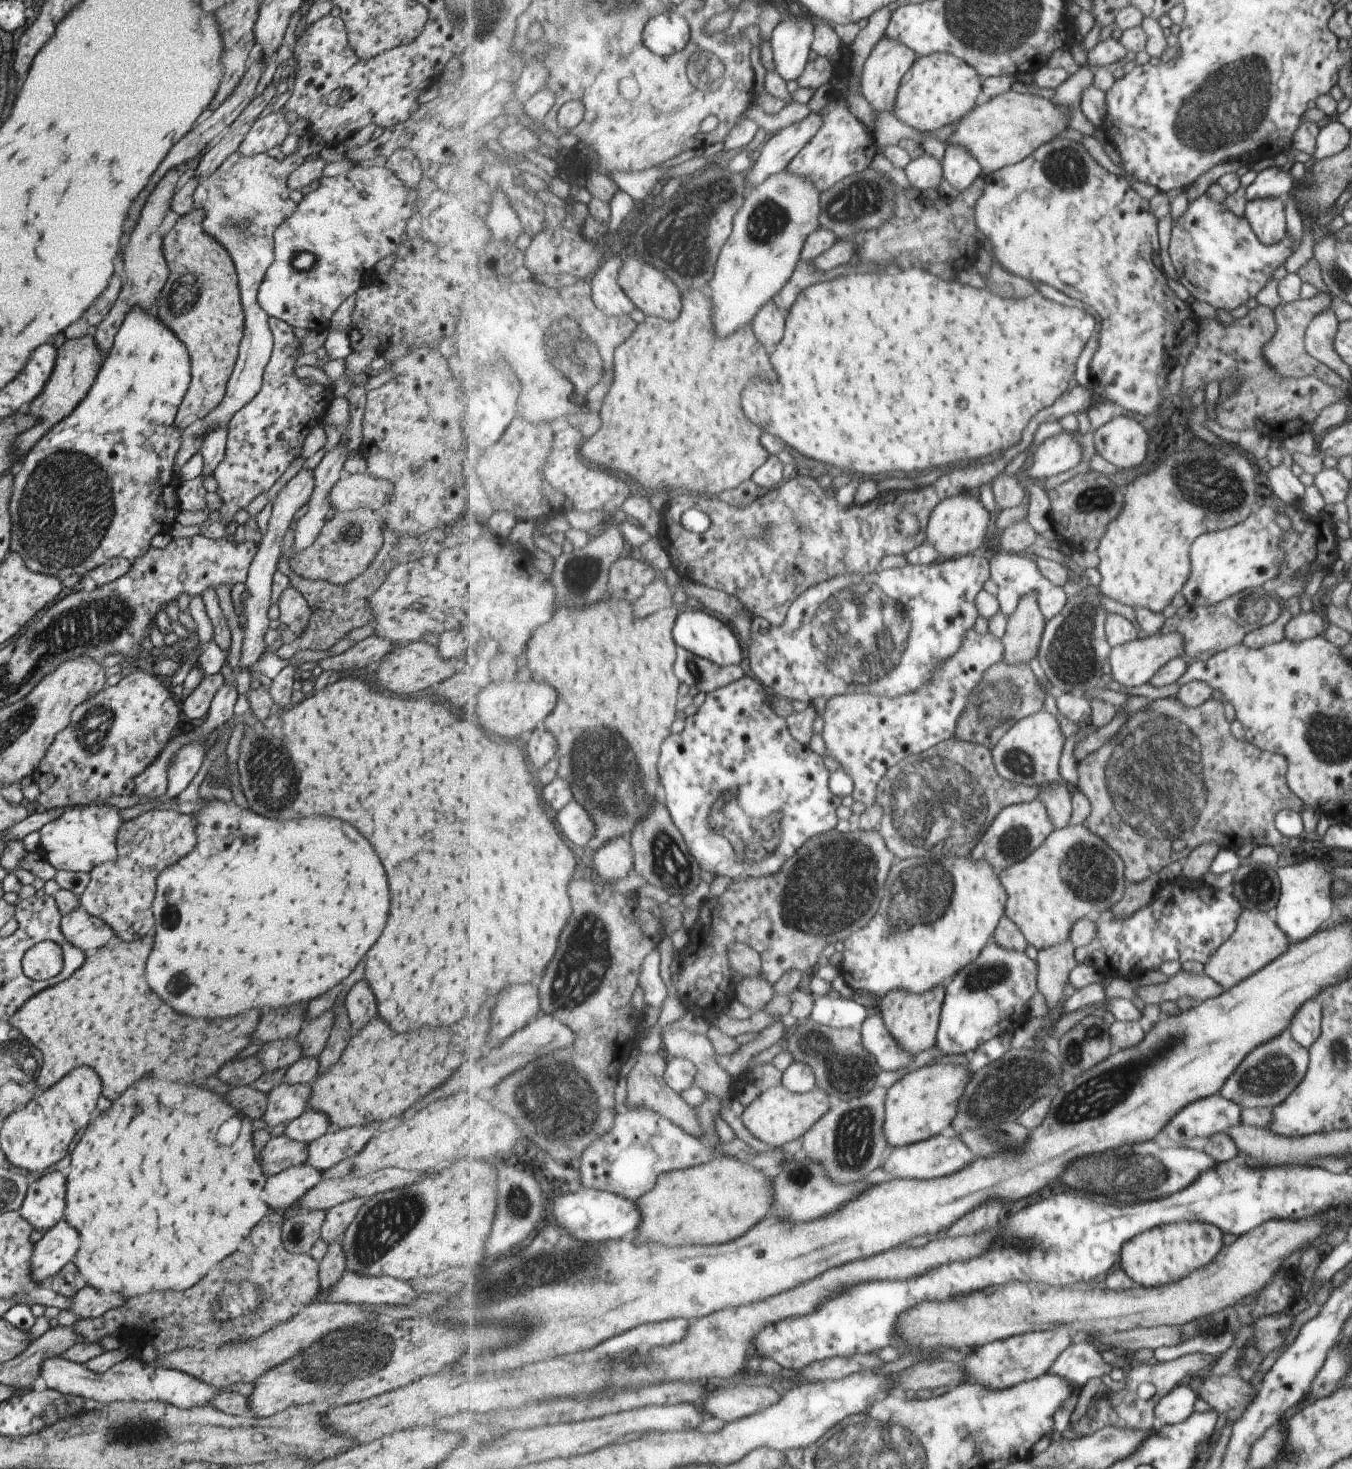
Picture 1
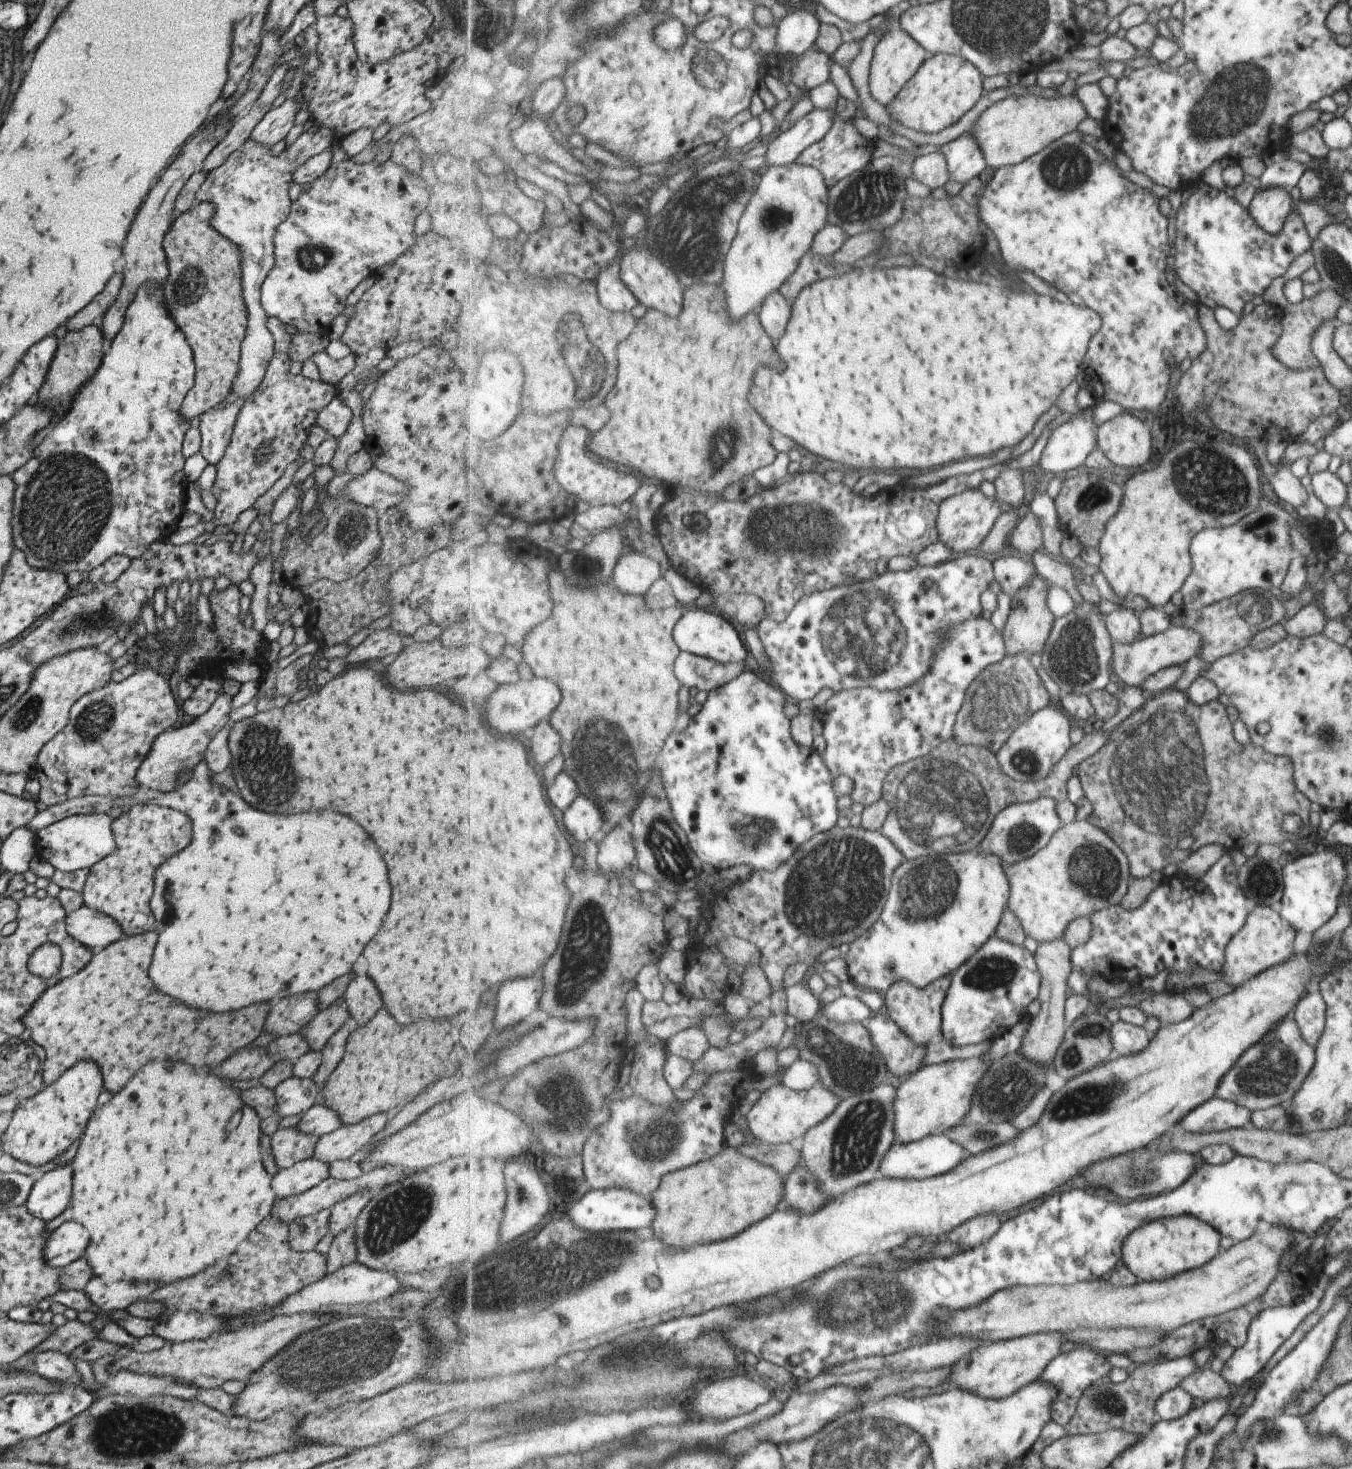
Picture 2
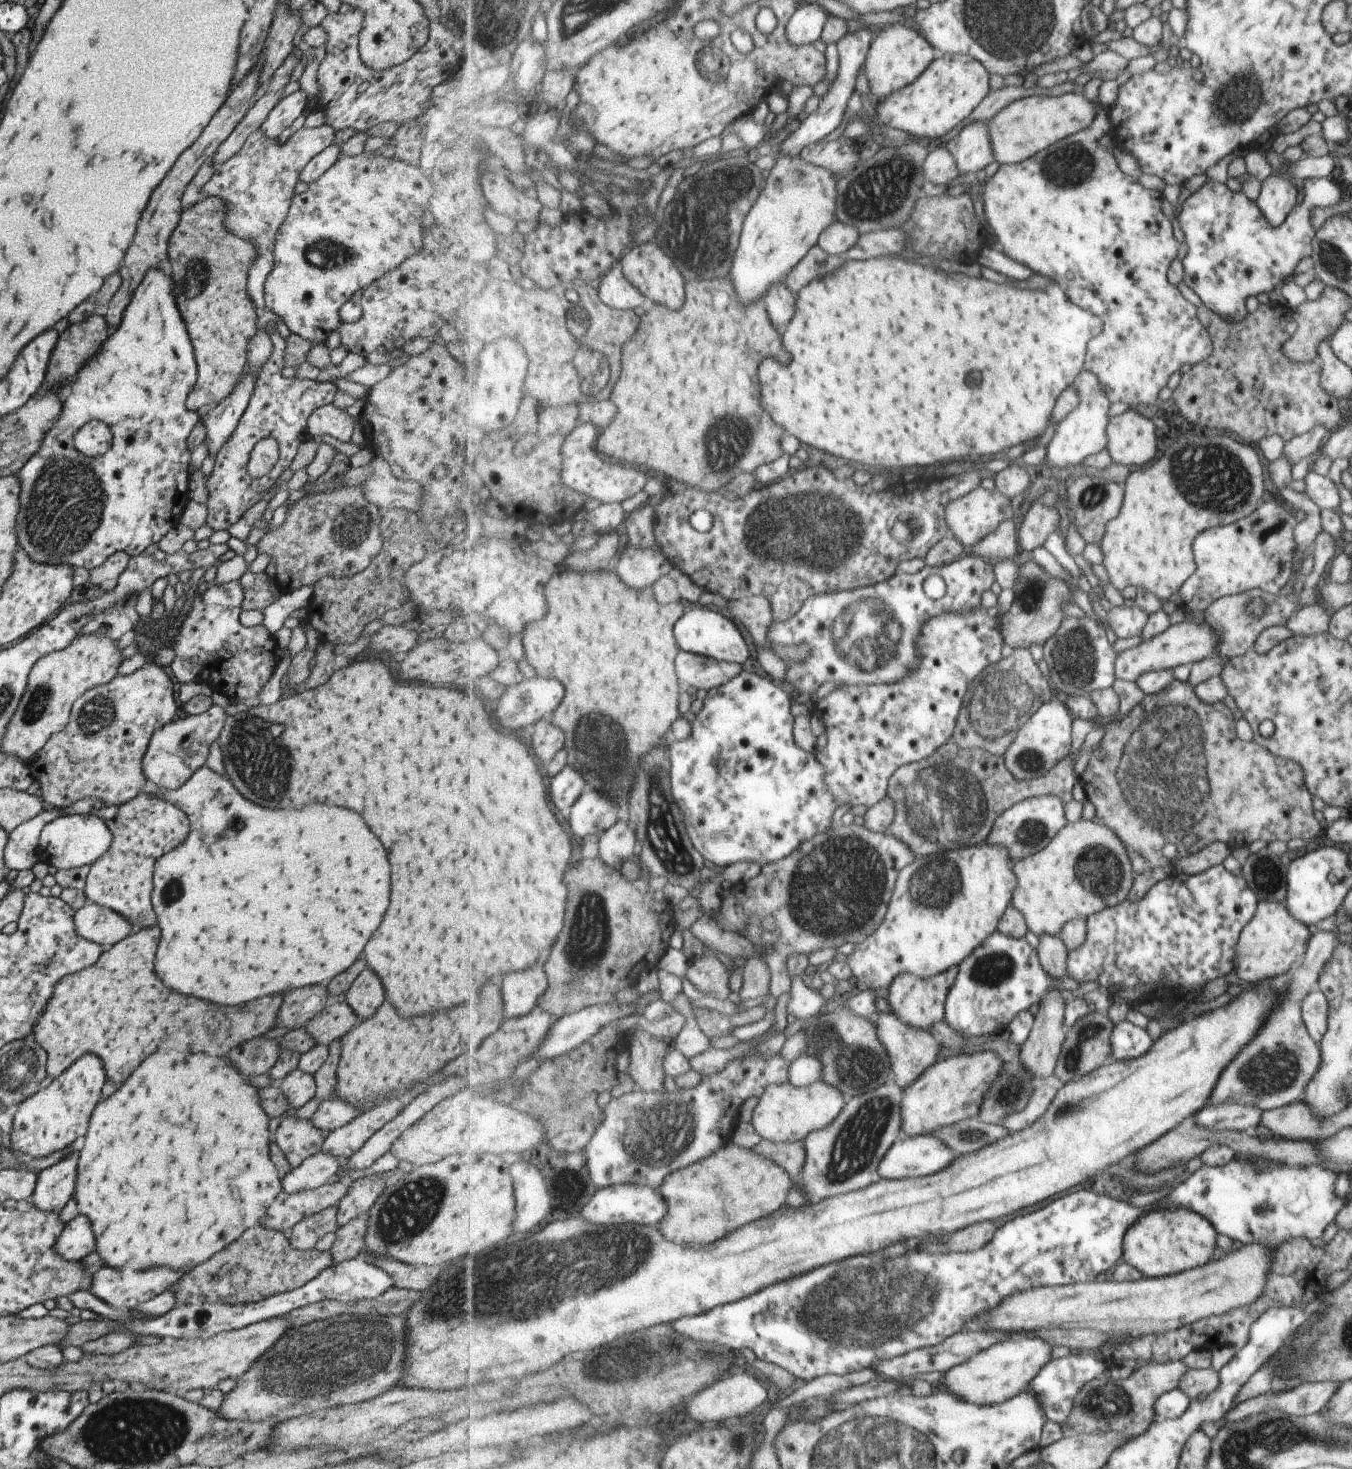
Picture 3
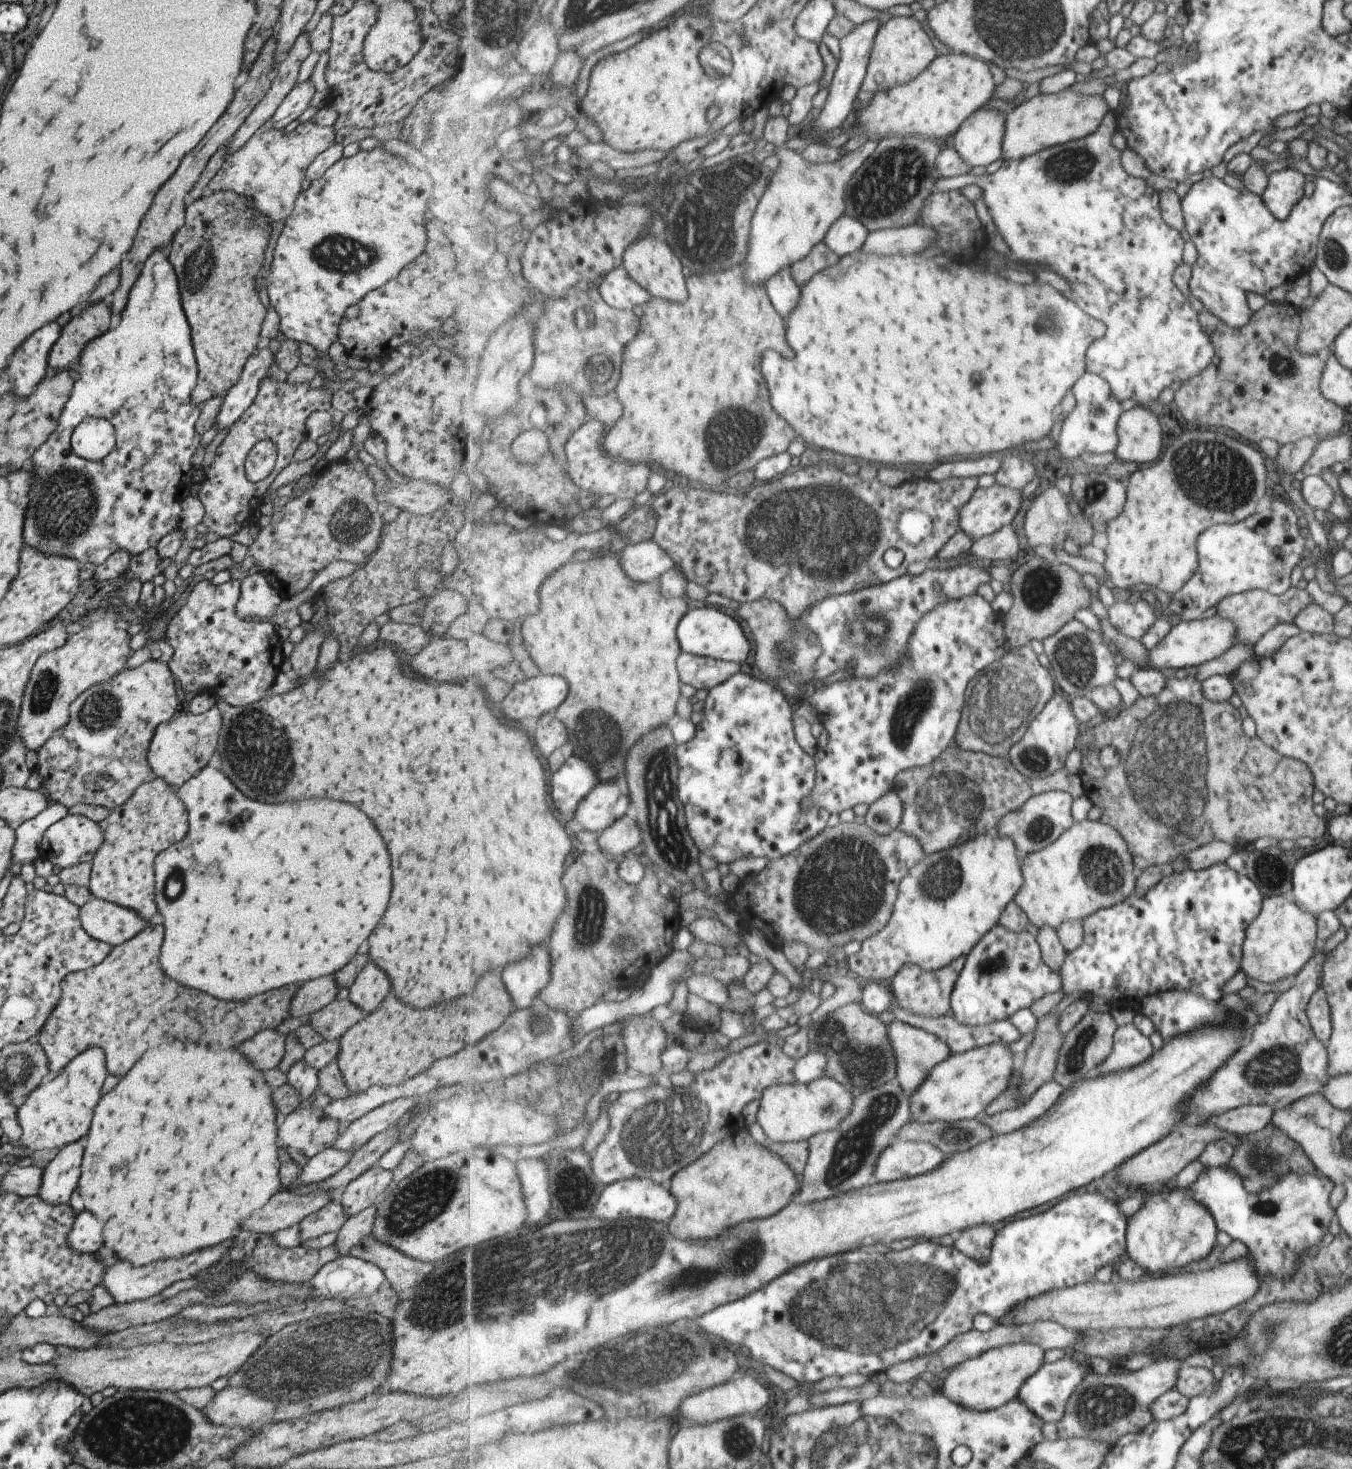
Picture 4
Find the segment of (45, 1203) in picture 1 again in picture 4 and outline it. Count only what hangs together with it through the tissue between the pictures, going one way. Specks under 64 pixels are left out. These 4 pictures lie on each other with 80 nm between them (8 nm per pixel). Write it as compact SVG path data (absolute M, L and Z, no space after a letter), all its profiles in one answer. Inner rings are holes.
M78 1141L59 1149L55 1158L42 1170L37 1198L51 1206L68 1203L79 1181L81 1154L83 1148Z

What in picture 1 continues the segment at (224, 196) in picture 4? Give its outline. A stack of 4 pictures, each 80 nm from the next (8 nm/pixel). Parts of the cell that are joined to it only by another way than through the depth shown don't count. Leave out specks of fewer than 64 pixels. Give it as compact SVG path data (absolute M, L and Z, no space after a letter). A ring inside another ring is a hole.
M193 208L177 217L172 228L162 237L162 253L168 275L160 290L156 317L186 346L190 358L190 383L174 416L174 425L181 430L197 418L203 418L221 402L238 355L244 325L236 270L229 253L202 229L203 217L203 209Z

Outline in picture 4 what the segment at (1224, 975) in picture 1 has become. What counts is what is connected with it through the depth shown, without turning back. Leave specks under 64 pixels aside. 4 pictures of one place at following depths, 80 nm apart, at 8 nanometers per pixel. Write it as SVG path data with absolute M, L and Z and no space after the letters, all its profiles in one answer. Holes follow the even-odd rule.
M1263 896L1265 910L1261 918L1249 926L1249 938L1245 938L1245 970L1247 978L1278 987L1284 976L1295 976L1315 952L1315 916L1299 910L1290 896Z

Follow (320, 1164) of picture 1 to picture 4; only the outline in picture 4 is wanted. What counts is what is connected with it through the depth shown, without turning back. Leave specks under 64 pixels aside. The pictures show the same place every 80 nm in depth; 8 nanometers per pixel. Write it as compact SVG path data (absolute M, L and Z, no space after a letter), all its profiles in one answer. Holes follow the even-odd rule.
M422 1097L397 1098L382 1106L377 1106L374 1110L367 1110L360 1118L353 1120L340 1130L339 1136L333 1140L331 1148L352 1153L357 1151L375 1134L402 1120L407 1112L411 1112L415 1108L415 1104L422 1100Z

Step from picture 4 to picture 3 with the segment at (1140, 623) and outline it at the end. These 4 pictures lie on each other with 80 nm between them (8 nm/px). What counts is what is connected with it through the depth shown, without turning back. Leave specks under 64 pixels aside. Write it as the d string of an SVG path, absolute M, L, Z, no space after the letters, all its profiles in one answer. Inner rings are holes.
M1127 603L1112 606L1107 612L1107 621L1118 638L1133 638L1143 632L1148 616L1137 605Z

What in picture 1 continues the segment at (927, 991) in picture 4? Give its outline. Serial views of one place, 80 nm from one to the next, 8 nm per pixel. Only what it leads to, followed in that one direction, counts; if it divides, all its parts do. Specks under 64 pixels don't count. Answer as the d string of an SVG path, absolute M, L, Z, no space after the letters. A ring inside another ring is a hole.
M939 985L920 995L905 989L895 989L878 1002L877 1010L881 1012L889 1030L904 1050L916 1056L919 1052L925 1052L927 1048L936 1045L946 994L945 985Z

